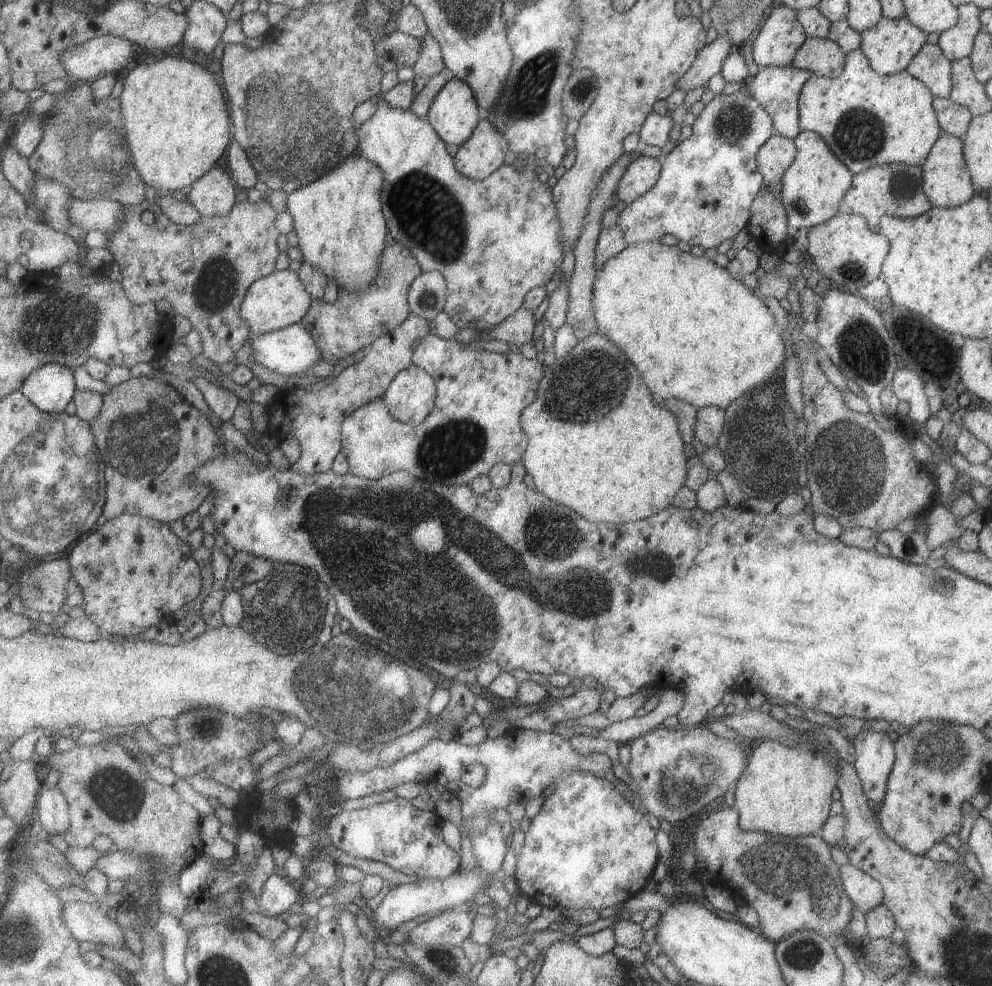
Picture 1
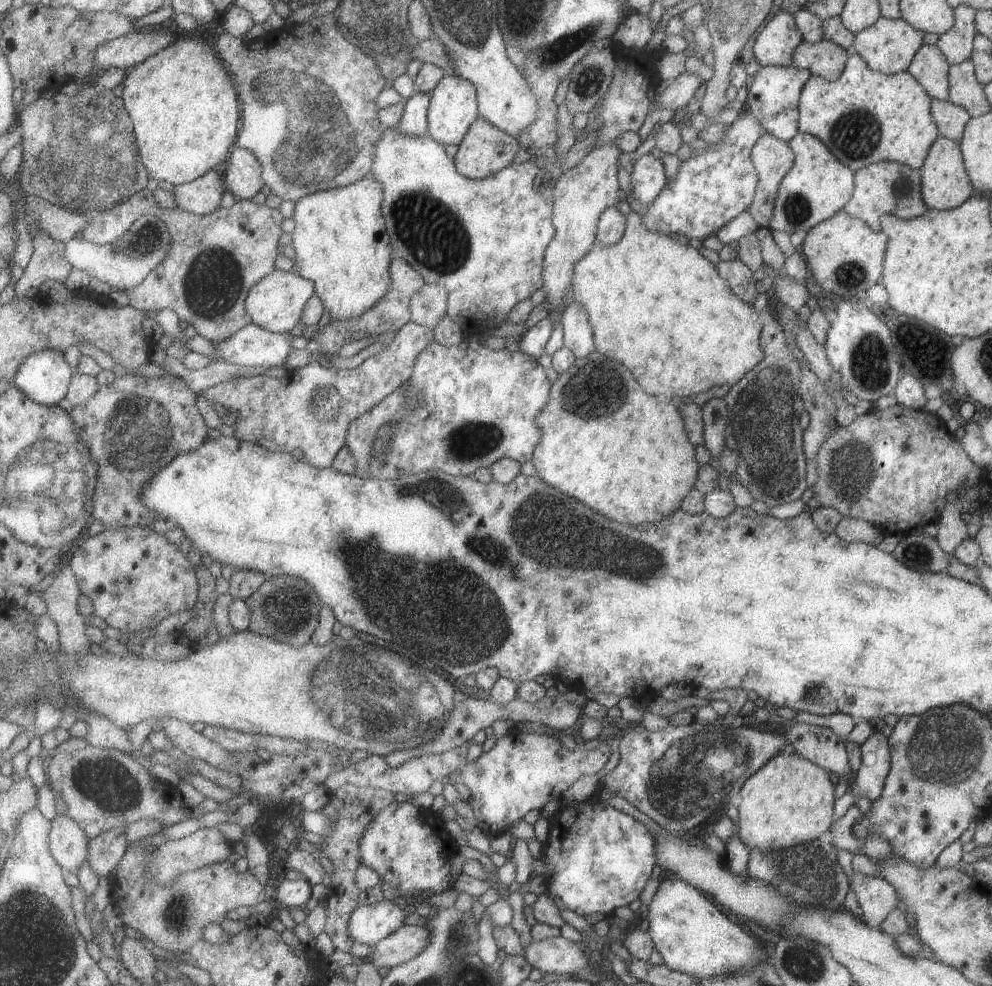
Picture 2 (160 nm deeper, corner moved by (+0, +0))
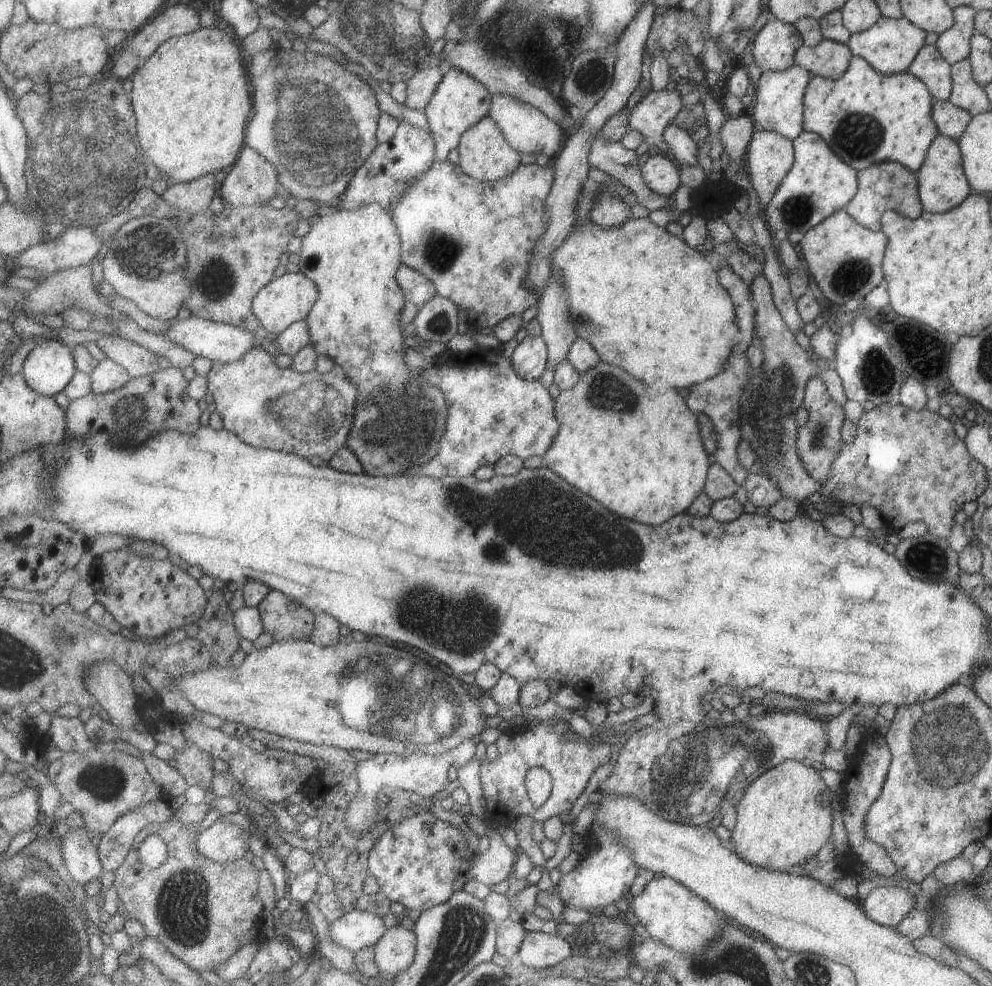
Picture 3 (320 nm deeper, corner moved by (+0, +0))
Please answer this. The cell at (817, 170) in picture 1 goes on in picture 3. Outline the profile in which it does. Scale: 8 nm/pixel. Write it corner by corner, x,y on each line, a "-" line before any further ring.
801,131
792,140
794,161
777,190
762,210
769,230
805,234
826,216
833,214
853,198
857,190
856,170
843,162
817,134

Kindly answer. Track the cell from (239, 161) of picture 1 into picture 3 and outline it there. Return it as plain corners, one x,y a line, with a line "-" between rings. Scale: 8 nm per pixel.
247,145
222,183
221,198
233,207
267,205
277,196
279,177
277,167

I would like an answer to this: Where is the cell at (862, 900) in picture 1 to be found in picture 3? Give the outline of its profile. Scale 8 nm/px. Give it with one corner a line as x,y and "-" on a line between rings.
887,884
874,888
867,898
858,902
873,922
895,929
905,915
915,908
914,895
915,890

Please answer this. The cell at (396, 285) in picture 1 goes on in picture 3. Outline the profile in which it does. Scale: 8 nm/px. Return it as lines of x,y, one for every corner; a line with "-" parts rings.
401,265
396,277
406,296
406,307
402,314
402,324
409,324
409,322
414,322
427,302
439,295
438,288
425,274
409,265

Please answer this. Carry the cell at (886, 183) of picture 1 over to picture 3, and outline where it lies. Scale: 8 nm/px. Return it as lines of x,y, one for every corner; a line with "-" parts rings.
881,161
867,168
856,171
857,190
853,198
844,206
845,212
849,214
857,224
872,231
880,230
880,216
886,210
892,210
902,214
904,217
914,219
923,214
917,192
916,173
906,169
899,163

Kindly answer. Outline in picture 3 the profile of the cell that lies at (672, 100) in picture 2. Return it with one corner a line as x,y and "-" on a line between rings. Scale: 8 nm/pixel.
663,89
649,91
628,112
628,128
636,130
642,136
652,138
659,150
665,150
662,132
681,110
680,95

